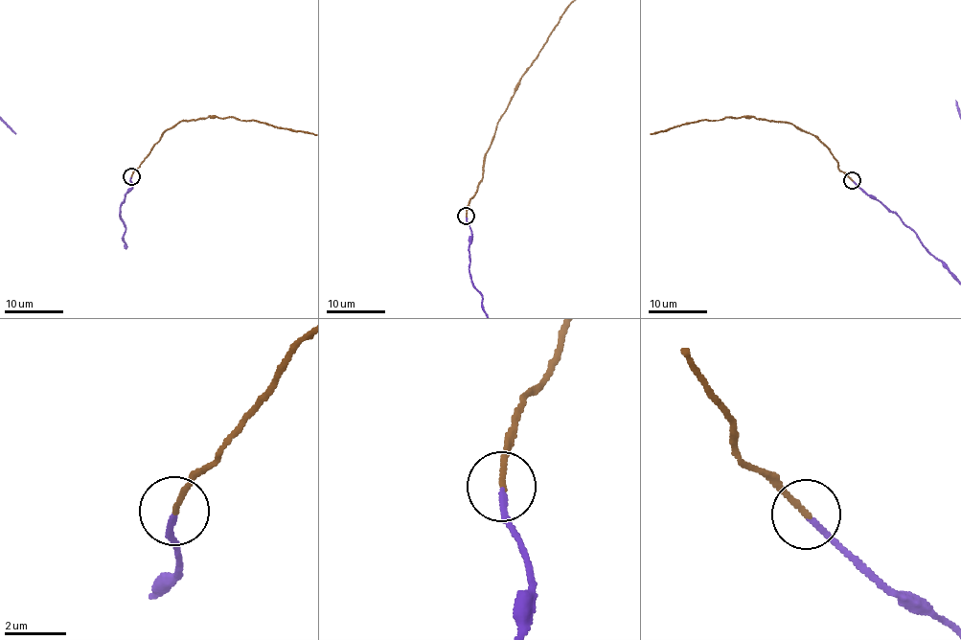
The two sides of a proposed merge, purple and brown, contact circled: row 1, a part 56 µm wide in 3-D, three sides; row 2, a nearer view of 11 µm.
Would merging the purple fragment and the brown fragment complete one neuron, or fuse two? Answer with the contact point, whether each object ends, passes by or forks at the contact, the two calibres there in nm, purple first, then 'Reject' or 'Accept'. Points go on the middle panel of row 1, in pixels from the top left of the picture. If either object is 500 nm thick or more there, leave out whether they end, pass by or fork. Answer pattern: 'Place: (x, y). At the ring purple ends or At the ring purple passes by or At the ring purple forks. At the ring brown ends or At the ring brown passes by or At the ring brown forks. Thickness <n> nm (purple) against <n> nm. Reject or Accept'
Place: (466, 216). At the ring purple ends. At the ring brown ends. Thickness 170 nm (purple) against 180 nm. Accept

